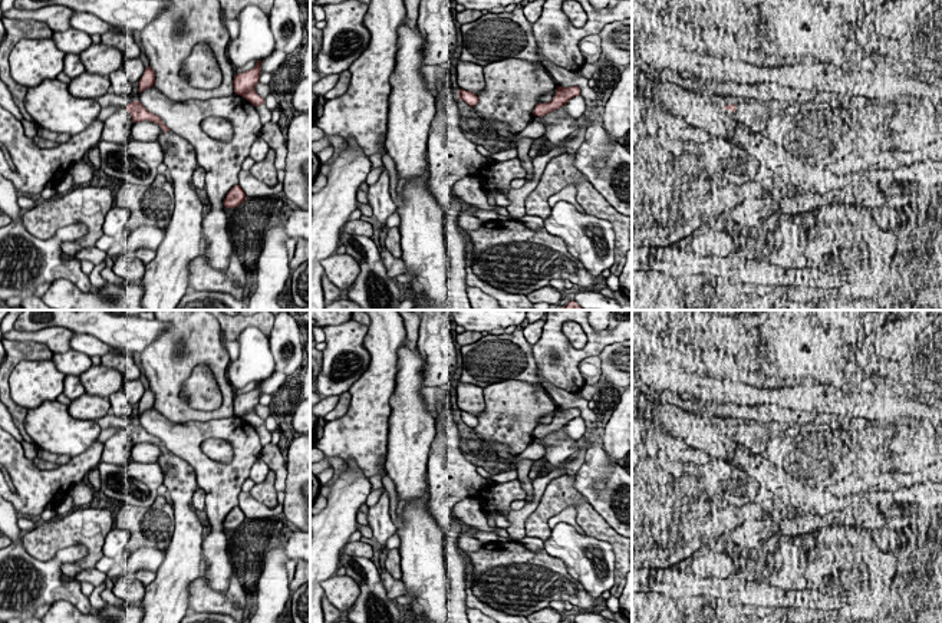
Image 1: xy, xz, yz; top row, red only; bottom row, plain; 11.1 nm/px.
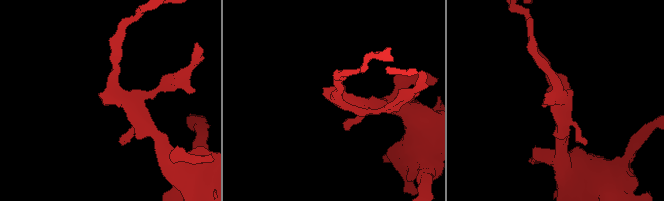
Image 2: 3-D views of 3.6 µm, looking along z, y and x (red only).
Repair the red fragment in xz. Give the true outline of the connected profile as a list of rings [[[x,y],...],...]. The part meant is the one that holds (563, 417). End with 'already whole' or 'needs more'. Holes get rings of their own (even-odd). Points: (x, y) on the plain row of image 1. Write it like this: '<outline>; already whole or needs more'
[[[557,408],[556,415],[550,423],[537,425],[533,431],[534,438],[544,438],[551,432],[559,431],[560,428],[566,426],[572,419],[579,418],[580,411],[577,408],[561,409]]]; already whole

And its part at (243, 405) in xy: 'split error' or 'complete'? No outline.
complete

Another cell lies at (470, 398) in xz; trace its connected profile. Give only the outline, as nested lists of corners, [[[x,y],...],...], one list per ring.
[[[458,383],[457,389],[458,412],[470,412],[477,418],[485,411],[482,388],[477,385]]]

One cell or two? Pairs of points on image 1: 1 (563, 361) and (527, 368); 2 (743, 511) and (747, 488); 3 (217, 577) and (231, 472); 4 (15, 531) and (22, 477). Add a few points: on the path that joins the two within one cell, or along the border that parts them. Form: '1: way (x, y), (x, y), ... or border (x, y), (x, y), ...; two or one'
1: border (530, 345), (537, 375), (560, 389); two
2: border (754, 500), (745, 504), (725, 504); two
3: way (217, 551), (217, 506), (220, 498); one
4: border (15, 507), (19, 513); two

